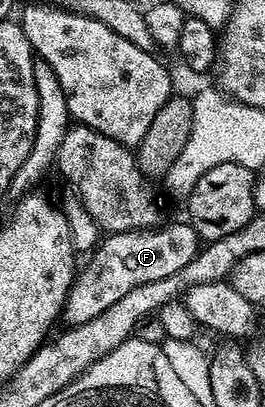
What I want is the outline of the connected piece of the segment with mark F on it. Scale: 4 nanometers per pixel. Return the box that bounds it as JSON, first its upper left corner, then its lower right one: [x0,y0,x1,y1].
[63,222,201,327]

